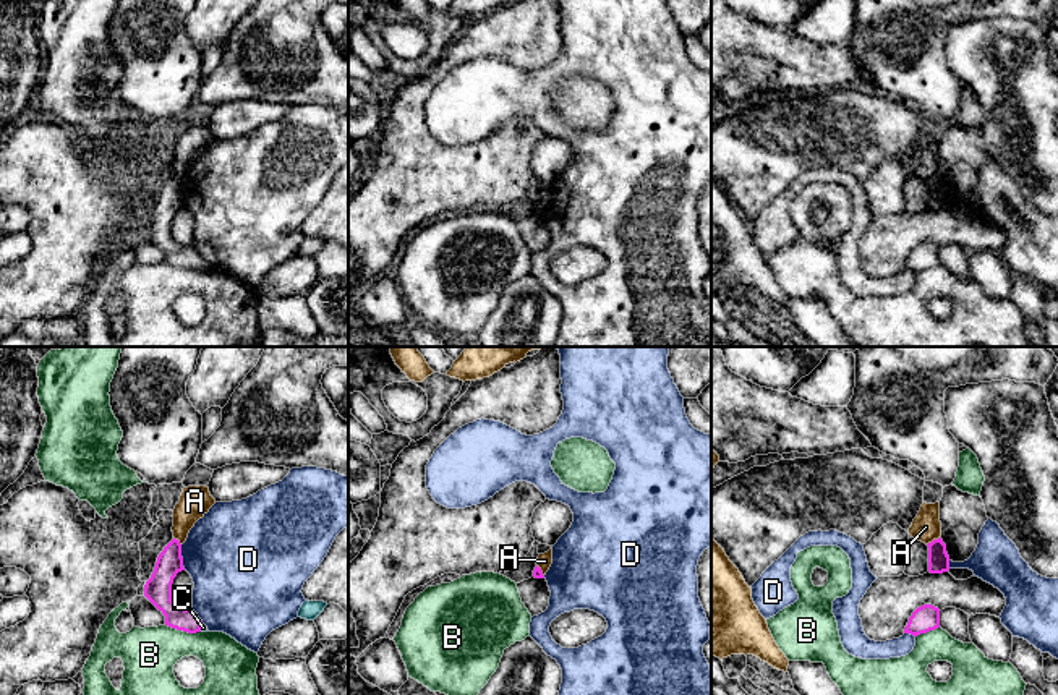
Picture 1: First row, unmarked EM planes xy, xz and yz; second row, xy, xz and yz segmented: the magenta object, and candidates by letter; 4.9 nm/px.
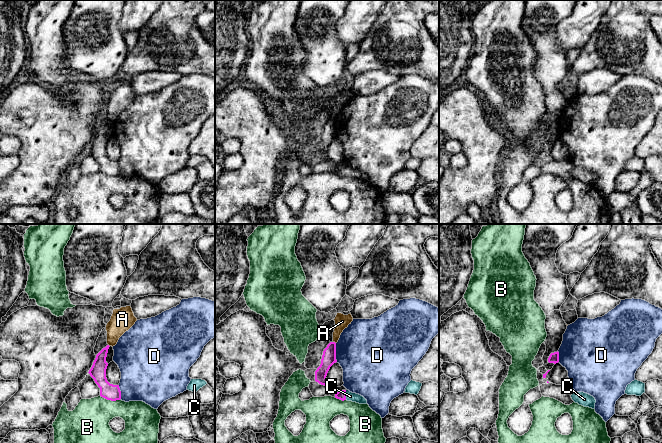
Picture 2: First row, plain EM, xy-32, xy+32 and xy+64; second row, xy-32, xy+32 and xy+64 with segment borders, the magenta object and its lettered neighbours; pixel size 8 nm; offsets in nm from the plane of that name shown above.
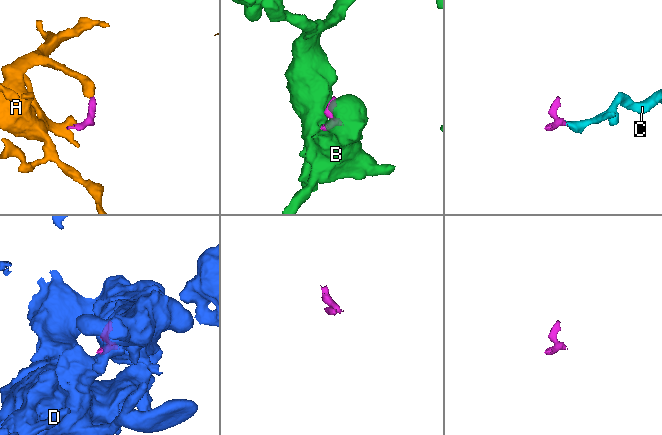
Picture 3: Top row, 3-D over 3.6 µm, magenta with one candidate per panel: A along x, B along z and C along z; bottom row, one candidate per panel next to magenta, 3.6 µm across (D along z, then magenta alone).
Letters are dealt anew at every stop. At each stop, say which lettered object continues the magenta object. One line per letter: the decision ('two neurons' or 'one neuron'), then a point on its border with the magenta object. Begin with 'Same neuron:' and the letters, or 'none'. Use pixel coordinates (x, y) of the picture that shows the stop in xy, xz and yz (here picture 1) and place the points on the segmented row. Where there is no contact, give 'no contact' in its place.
Same neuron: C
A: two neurons | yz (934, 540)
B: two neurons | xy (182, 629)
C: one neuron | xy (200, 627)
D: two neurons | xy (182, 558)

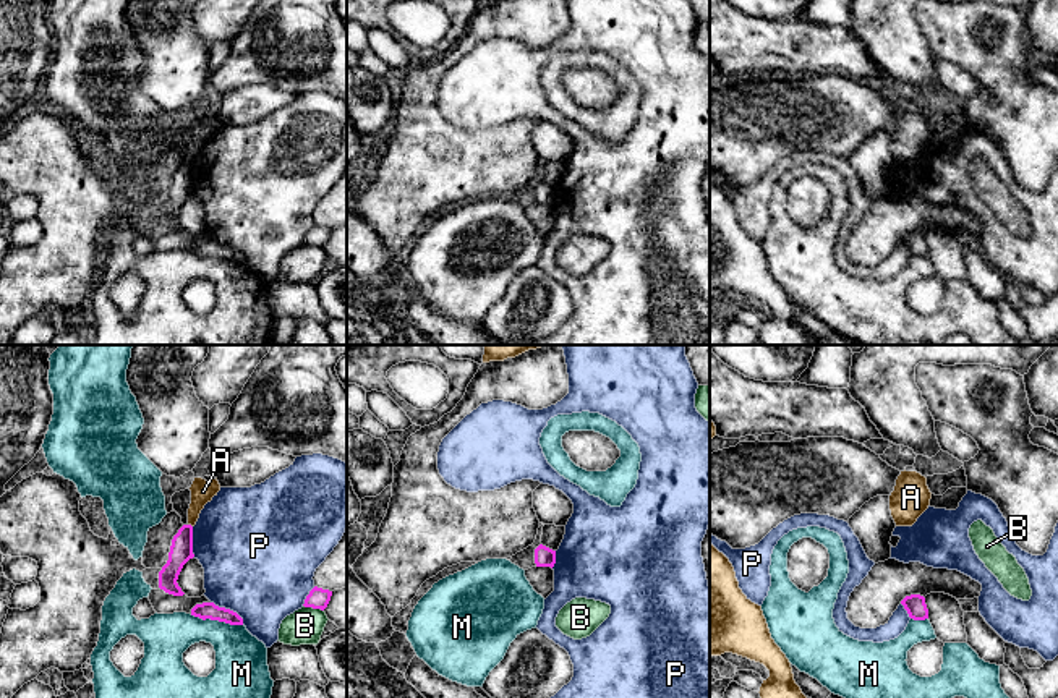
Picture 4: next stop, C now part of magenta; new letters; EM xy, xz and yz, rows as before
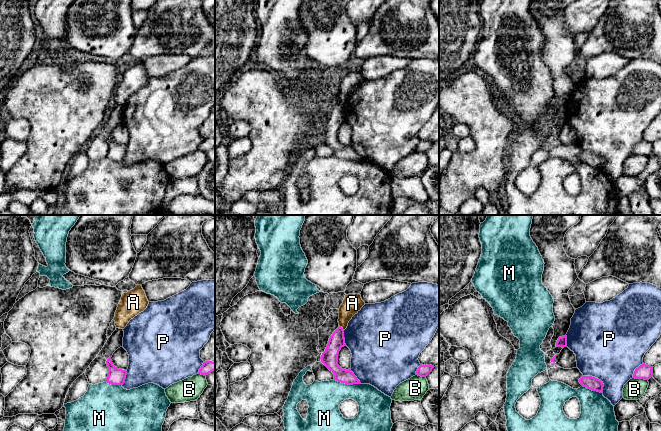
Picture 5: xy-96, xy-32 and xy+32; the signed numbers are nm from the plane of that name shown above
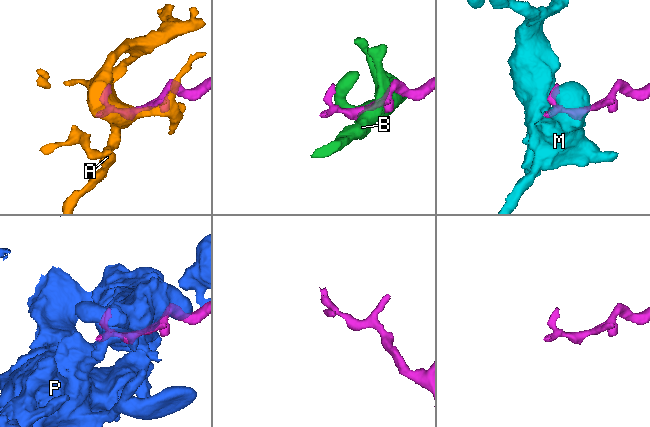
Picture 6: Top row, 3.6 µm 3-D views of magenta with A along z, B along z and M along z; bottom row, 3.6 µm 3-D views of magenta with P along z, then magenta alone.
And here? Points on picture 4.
Same neuron: none
A: two neurons | xy (190, 525)
B: two neurons | xy (313, 608)
M: two neurons | xy (216, 619)
P: two neurons | xy (229, 609)

